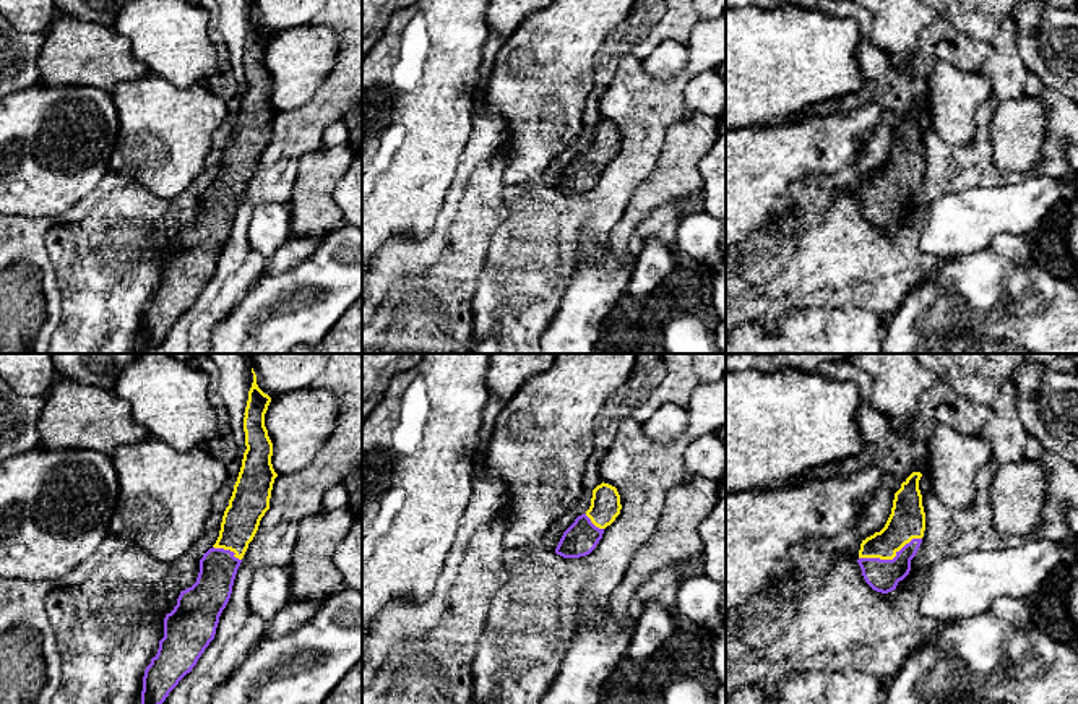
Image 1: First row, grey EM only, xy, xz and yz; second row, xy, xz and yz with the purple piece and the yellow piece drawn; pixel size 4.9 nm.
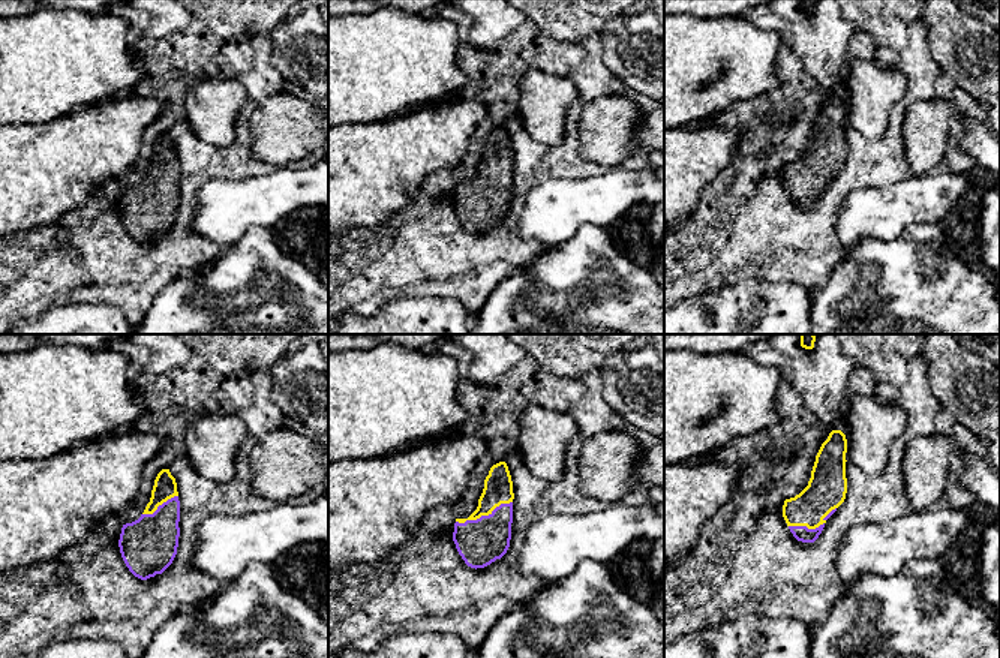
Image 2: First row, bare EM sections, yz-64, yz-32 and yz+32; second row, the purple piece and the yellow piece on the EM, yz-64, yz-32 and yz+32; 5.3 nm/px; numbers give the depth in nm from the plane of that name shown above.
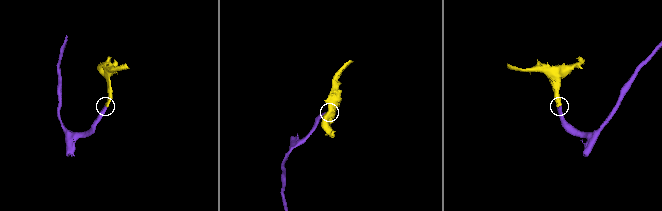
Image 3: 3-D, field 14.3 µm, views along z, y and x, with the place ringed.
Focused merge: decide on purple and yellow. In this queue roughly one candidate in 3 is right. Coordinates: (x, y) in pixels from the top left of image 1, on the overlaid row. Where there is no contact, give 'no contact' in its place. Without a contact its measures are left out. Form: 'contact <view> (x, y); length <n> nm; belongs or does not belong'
contact yz (890, 560); length 320 nm; belongs

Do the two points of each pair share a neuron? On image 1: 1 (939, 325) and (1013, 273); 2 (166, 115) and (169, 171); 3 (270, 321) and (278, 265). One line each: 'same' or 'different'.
1: same
2: same
3: different

